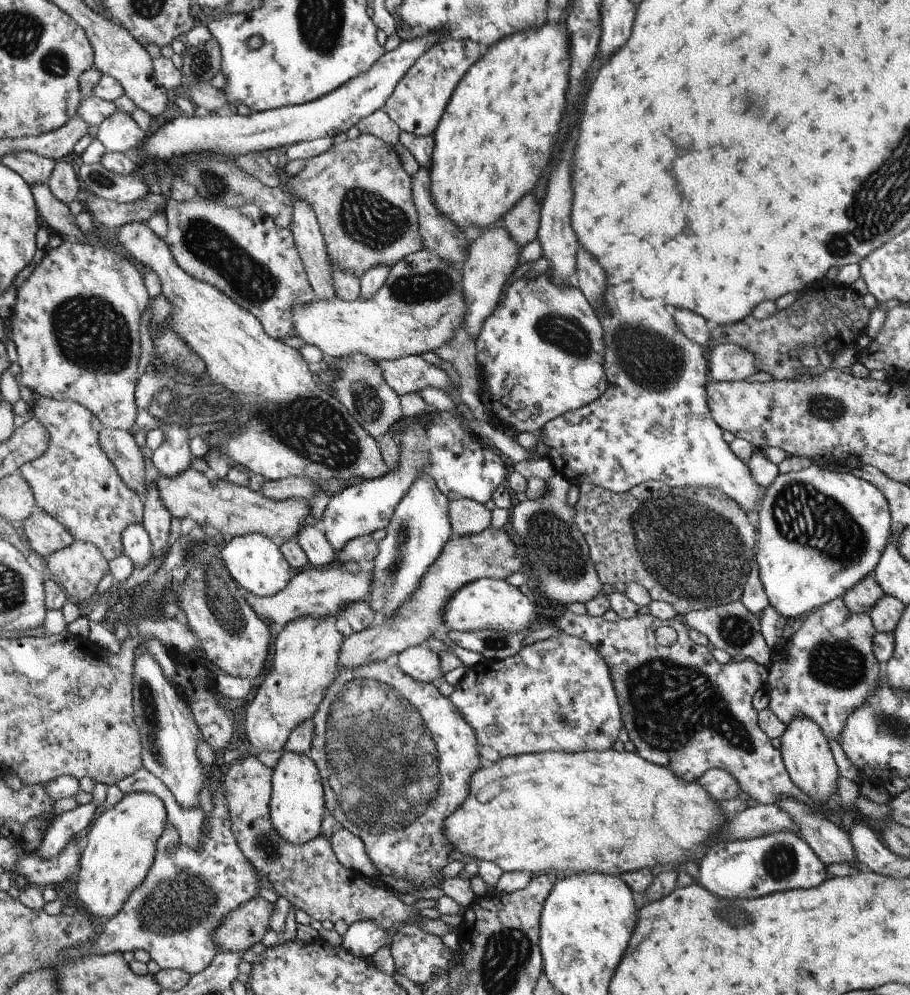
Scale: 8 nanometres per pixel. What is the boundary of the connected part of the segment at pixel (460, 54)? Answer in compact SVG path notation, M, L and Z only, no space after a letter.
M444 39L434 43L421 57L418 57L412 68L401 78L382 109L389 113L389 117L397 122L402 131L411 132L416 136L433 135L445 114L445 108L457 84L465 77L468 69L480 61L486 52L484 46L471 40Z

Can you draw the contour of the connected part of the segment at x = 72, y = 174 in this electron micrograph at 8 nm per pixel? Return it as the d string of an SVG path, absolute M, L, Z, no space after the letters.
M67 158L56 162L56 168L47 184L52 194L65 205L76 200L82 187L76 168L72 167L72 161Z

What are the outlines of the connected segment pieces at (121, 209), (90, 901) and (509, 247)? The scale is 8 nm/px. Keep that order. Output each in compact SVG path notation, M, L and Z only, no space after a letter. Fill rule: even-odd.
M151 191L131 203L109 201L92 195L82 204L91 213L95 224L110 228L148 223L156 213L162 213L168 223L165 241L182 270L195 279L214 285L245 310L257 315L272 338L284 340L297 336L293 308L305 307L317 300L293 231L278 226L259 206L231 207L198 196L177 201L171 195Z
M149 792L128 793L95 819L86 836L88 842L81 854L81 869L74 880L76 894L93 916L112 918L121 912L130 893L142 884L156 860L157 842L168 824L165 802Z
M502 224L490 226L475 241L470 242L462 269L462 290L465 292L465 303L467 304L462 330L472 335L475 340L478 338L484 322L500 304L504 284L508 282L508 278L512 276L516 268L522 264L521 250L522 246L513 239L513 235Z

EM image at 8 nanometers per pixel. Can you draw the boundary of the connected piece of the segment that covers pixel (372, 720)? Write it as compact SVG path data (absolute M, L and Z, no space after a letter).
M380 661L363 667L338 670L335 681L325 690L325 698L314 713L313 721L315 724L313 741L307 754L313 758L321 771L321 781L325 789L325 805L328 807L327 814L334 816L338 826L346 828L362 839L366 854L375 866L378 876L388 874L388 876L403 878L416 890L426 890L432 886L440 888L446 879L443 878L443 868L450 862L450 854L457 850L453 842L450 842L449 835L445 833L445 822L469 796L473 774L477 773L483 765L481 753L478 750L477 733L465 721L461 711L454 708L450 698L440 694L439 688L434 683L420 682L407 675L400 667L389 666L385 661Z

